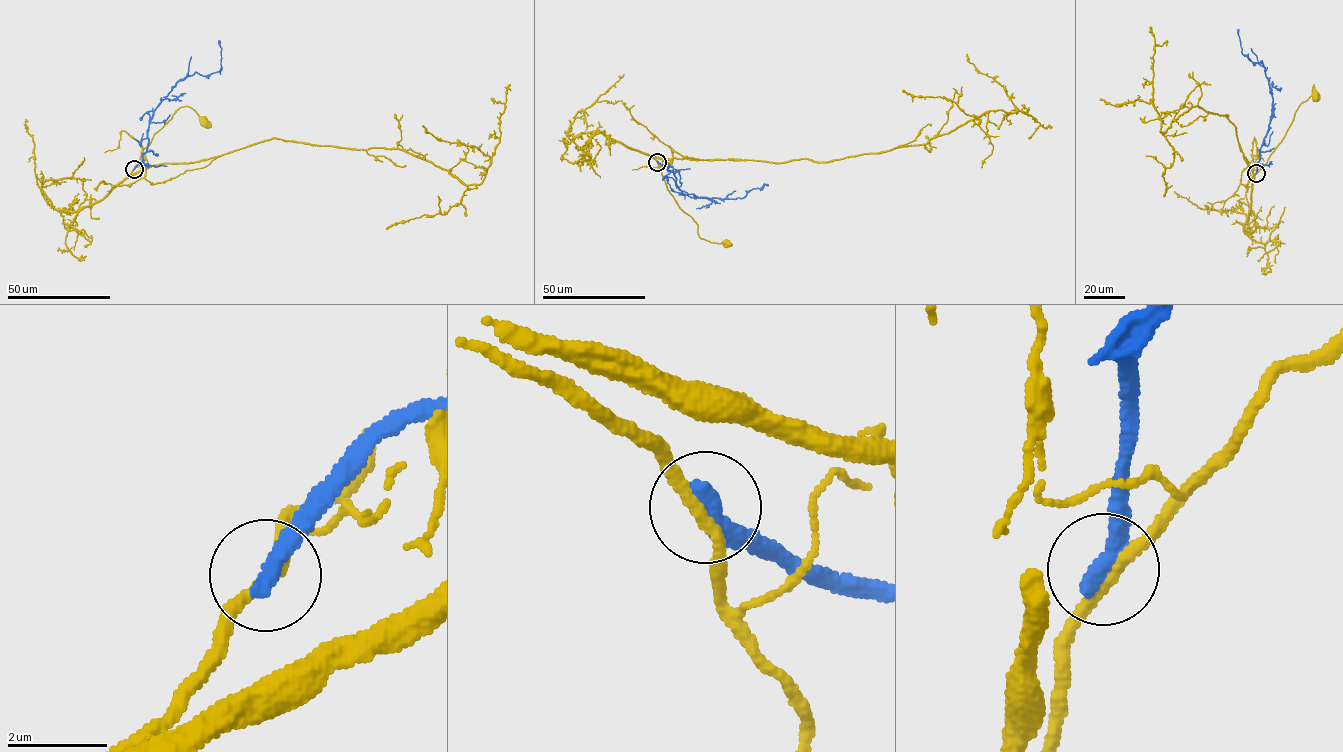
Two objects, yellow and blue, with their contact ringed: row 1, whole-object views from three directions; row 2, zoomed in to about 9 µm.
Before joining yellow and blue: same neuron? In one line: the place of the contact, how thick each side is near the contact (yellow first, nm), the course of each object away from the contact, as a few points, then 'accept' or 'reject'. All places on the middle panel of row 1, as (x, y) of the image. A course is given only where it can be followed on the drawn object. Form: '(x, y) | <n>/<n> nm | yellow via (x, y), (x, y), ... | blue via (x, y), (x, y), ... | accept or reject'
(657, 162) | 240/420 nm | yellow via (657, 162), (667, 190), (697, 224), (698, 236), (711, 242), (727, 243) | blue via (657, 162), (672, 172), (681, 191), (690, 197), (743, 198), (752, 189), (766, 185) | reject

